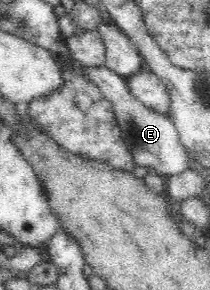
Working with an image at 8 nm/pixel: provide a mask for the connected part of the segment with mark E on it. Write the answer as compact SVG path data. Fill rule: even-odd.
M81 65L85 76L102 91L102 94L112 103L114 119L120 128L122 141L126 145L125 150L129 150L135 167L146 167L150 172L156 172L158 176L176 176L192 170L190 168L192 157L188 155L184 146L180 142L179 132L175 124L166 114L160 114L146 108L142 102L129 91L127 81L112 72L106 66L87 67Z

